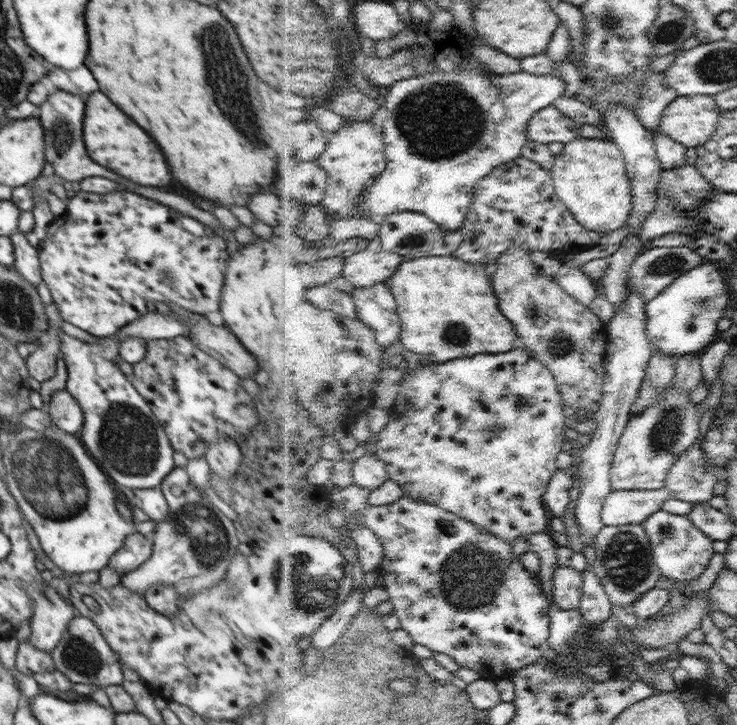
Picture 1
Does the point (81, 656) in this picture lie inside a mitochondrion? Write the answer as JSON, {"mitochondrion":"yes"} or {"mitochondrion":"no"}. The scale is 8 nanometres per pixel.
{"mitochondrion":"yes"}

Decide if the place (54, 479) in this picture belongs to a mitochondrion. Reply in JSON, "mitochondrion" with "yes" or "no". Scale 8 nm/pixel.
{"mitochondrion":"yes"}

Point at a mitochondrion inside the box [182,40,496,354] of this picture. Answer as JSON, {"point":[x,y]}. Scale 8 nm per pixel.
{"point":[442,120]}

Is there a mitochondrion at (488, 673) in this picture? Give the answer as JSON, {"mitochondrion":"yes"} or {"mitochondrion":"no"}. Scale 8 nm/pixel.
{"mitochondrion":"no"}

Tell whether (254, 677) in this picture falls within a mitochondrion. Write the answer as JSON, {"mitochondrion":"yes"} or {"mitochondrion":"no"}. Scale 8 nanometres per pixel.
{"mitochondrion":"no"}

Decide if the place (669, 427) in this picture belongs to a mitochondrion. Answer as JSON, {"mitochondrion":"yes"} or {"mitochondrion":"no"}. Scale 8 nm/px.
{"mitochondrion":"yes"}

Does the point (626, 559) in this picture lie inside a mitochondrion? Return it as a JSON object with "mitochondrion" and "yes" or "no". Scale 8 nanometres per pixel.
{"mitochondrion":"yes"}

